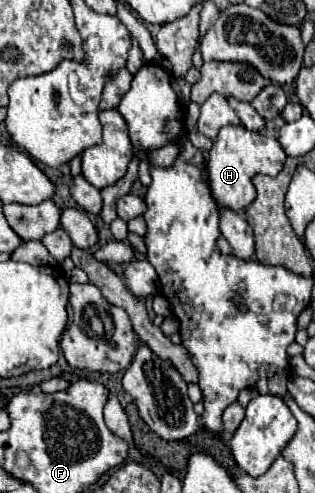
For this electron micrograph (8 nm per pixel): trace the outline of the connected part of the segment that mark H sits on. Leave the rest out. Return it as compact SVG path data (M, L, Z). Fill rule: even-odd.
M241 124L223 126L209 154L211 156L207 162L207 172L209 172L211 196L215 198L217 208L229 208L233 212L243 212L255 200L257 192L251 182L255 174L277 176L283 170L283 164L287 160L287 154L285 150L281 150L281 144L277 142L277 138L269 138L259 132L249 132Z

